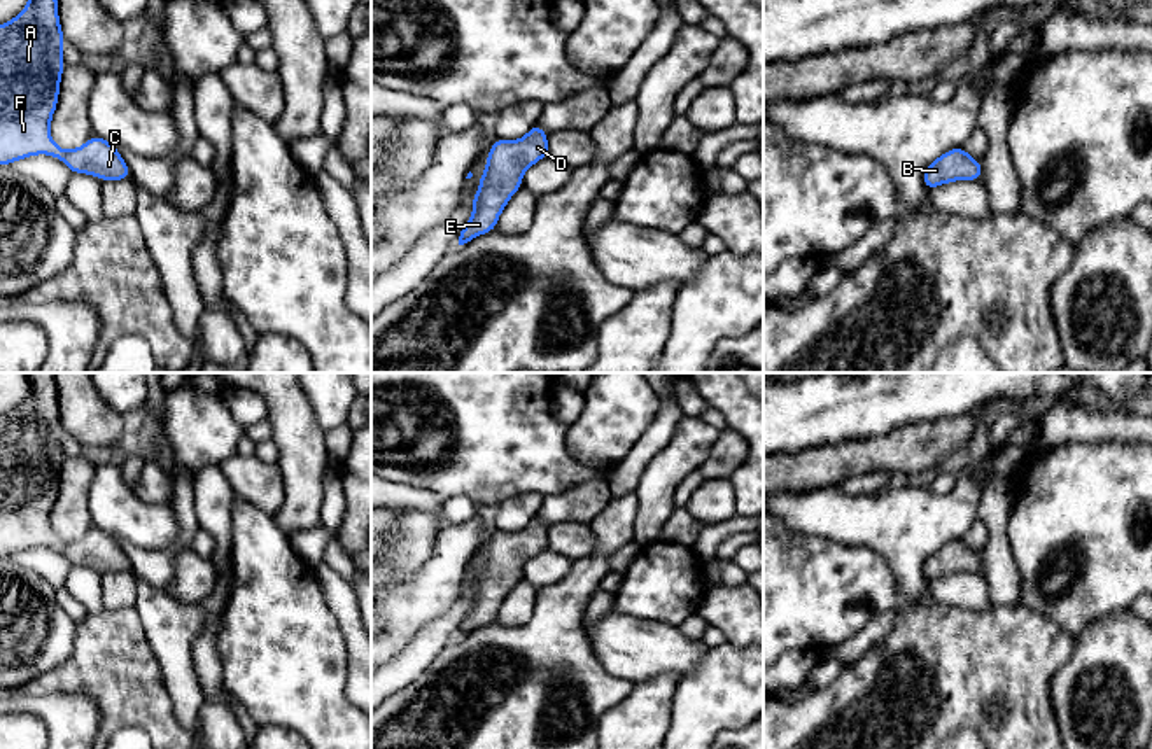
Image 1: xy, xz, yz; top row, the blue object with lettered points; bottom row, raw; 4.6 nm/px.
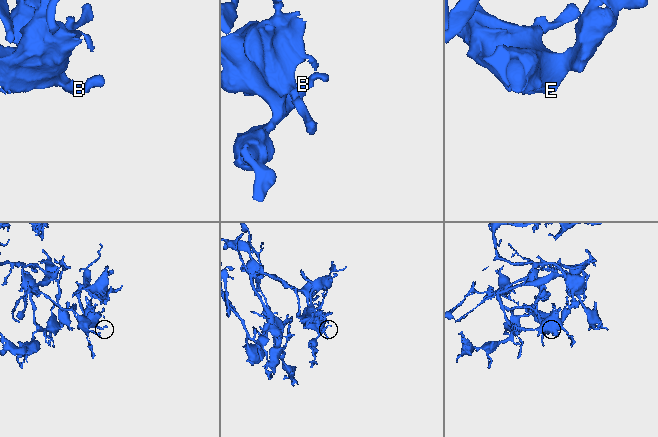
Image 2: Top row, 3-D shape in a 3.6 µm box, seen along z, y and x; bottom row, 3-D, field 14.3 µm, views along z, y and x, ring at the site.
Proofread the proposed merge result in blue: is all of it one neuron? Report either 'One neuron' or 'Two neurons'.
One neuron

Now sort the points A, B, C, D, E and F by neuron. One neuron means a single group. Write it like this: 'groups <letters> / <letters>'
groups A B C D E F

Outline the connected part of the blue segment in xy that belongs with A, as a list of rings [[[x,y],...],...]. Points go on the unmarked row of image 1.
[[[28,373],[30,392],[21,406],[0,416],[0,558],[47,546],[61,551],[72,565],[95,567],[103,572],[126,572],[130,558],[119,542],[98,527],[84,537],[65,542],[53,534],[51,511],[58,497],[60,472],[65,460],[54,373]]]

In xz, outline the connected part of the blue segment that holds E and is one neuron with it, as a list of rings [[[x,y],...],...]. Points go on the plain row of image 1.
[[[534,516],[520,532],[497,530],[487,546],[487,560],[478,570],[481,578],[473,588],[473,606],[462,620],[459,637],[490,625],[511,588],[522,581],[529,558],[548,548],[548,527]]]

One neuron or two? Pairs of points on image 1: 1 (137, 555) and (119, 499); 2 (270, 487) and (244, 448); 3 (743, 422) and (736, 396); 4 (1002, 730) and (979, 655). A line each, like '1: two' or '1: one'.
1: two
2: two
3: one
4: one

